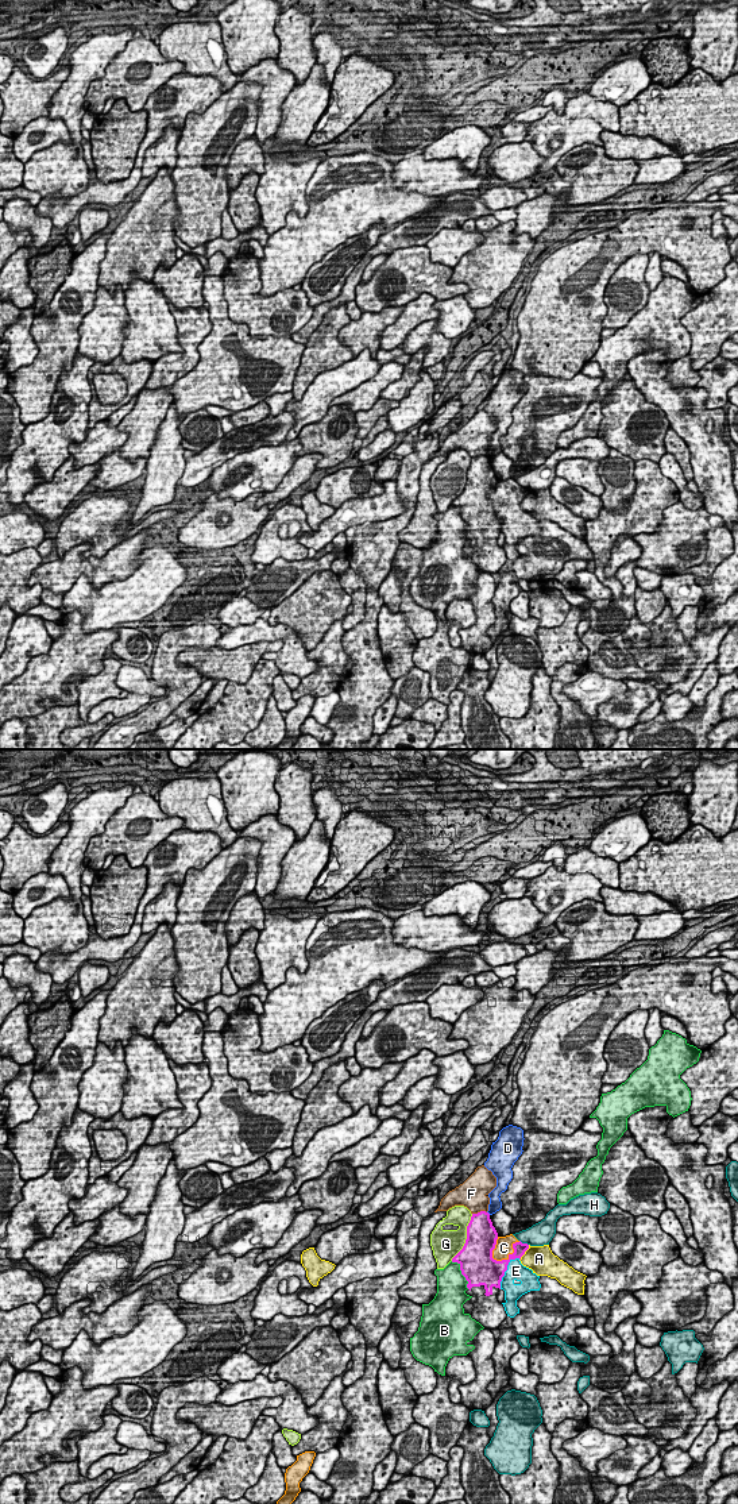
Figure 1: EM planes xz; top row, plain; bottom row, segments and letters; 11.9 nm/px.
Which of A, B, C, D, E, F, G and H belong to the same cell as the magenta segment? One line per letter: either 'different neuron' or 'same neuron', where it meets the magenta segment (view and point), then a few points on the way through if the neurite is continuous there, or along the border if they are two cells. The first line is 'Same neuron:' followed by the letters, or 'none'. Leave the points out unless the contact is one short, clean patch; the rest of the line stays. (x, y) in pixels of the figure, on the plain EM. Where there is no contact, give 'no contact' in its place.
Same neuron: none
A: different neuron | xz (524, 497) | along xz (529, 489), (520, 504)
B: different neuron | xz (462, 517)
C: different neuron | xz (509, 500)
D: different neuron | no contact
E: different neuron | xz (506, 513)
F: different neuron | xz (480, 455) | along xz (486, 455), (472, 458)
G: different neuron | xz (467, 481)
H: different neuron | xz (524, 488)

